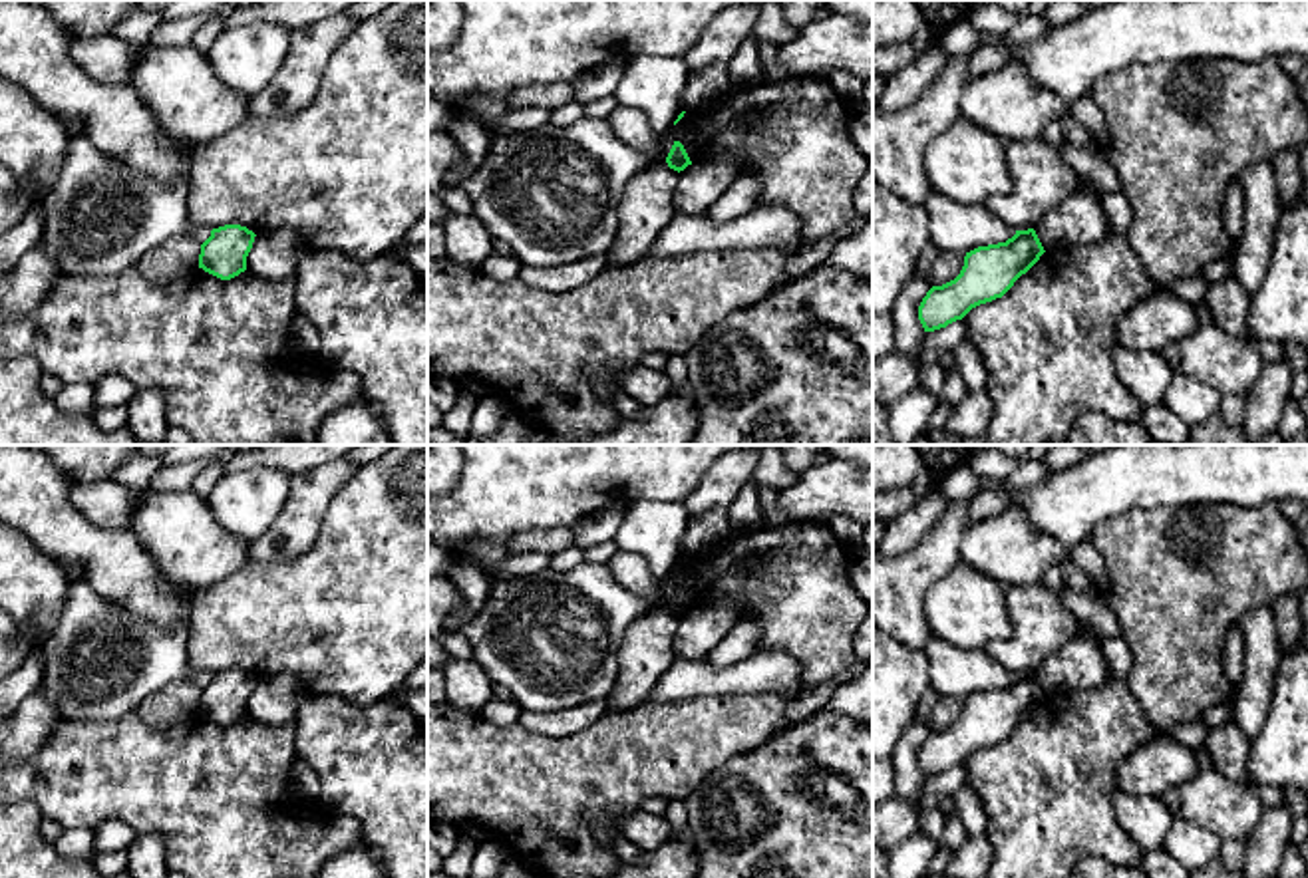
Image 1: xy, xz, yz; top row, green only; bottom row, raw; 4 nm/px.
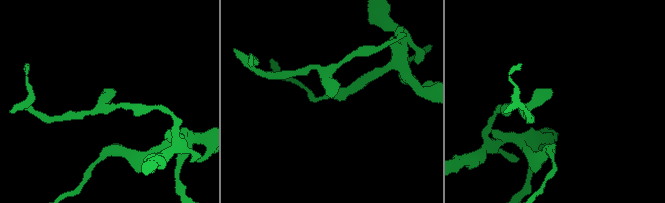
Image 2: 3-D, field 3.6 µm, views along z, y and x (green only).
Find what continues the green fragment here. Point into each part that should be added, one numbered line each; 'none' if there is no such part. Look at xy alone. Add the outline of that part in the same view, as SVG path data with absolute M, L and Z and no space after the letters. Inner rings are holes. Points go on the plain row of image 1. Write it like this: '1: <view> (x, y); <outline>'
none

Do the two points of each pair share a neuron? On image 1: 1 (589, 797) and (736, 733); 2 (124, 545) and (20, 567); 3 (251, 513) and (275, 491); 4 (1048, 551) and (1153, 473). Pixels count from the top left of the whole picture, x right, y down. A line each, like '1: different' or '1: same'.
1: same
2: different
3: same
4: different

